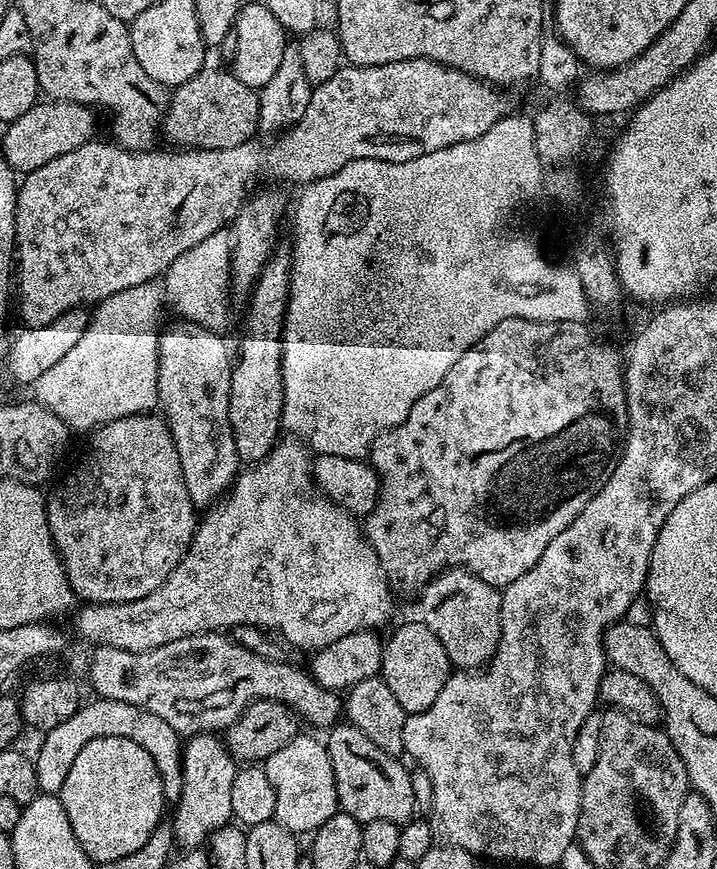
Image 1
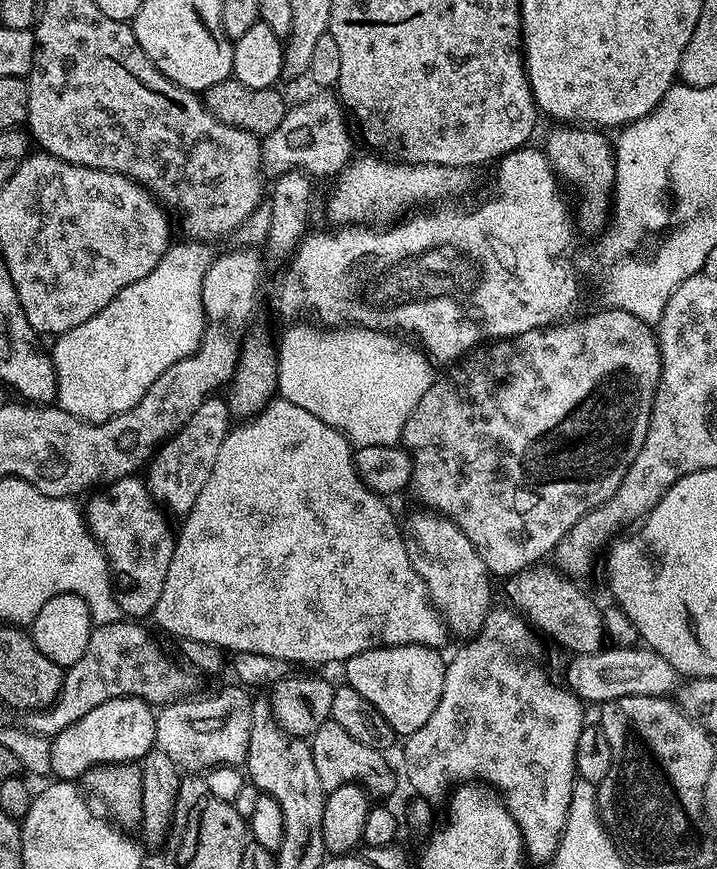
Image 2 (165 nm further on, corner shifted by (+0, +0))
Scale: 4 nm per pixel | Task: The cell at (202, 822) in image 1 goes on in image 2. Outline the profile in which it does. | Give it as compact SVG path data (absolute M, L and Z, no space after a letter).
M239 685L210 694L192 694L163 705L156 718L156 747L162 749L183 771L198 774L217 766L238 766L249 748L252 725L251 695Z

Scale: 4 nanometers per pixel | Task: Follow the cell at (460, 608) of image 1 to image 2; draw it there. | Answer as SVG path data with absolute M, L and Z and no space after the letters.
M416 510L403 517L406 554L428 588L432 605L439 610L449 633L472 638L483 633L493 607L492 584L484 559L474 550L470 538L447 516L431 510Z

